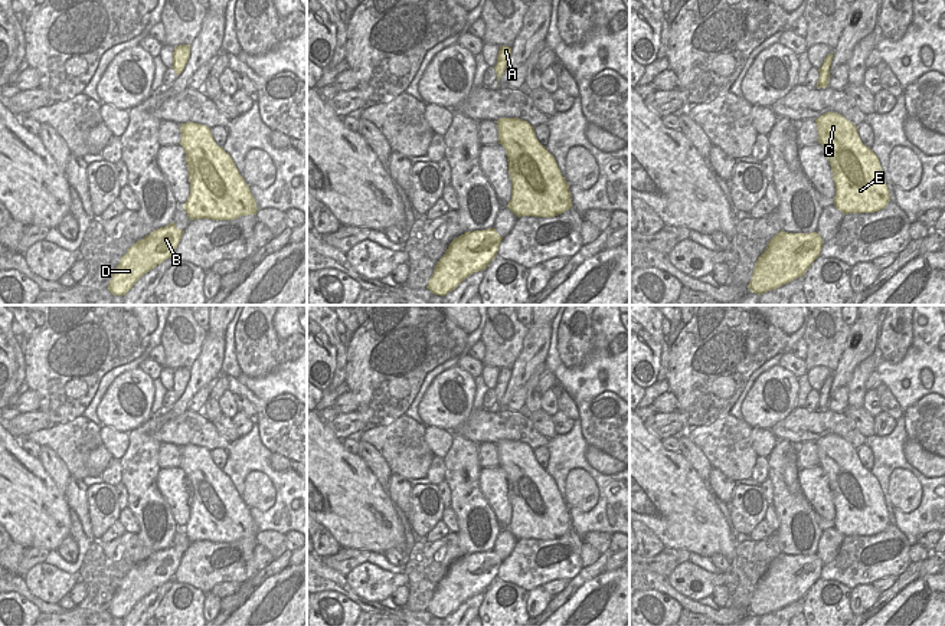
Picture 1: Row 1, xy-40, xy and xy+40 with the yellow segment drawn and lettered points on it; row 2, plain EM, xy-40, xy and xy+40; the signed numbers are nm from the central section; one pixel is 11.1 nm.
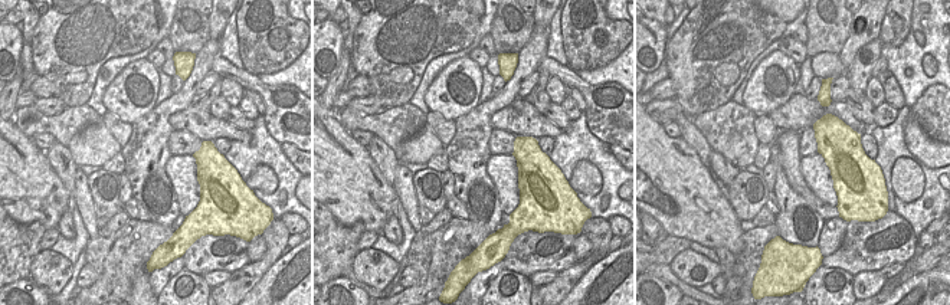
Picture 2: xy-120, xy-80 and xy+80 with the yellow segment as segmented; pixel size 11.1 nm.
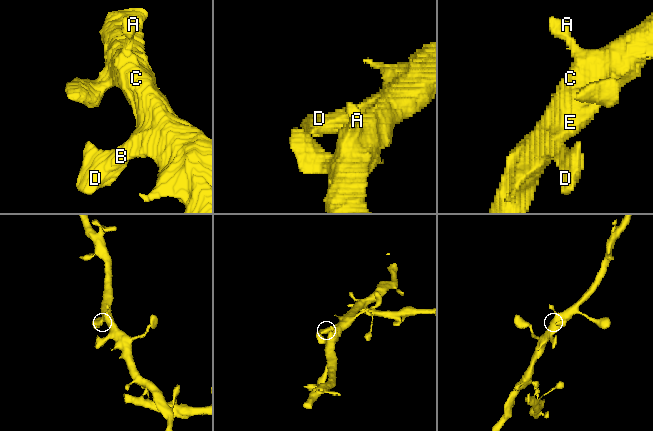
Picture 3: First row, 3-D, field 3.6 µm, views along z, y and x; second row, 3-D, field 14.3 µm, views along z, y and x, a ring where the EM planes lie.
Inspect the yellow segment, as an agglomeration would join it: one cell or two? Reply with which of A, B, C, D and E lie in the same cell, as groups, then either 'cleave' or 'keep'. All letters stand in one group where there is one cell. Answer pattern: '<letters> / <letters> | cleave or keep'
A B C D E | keep

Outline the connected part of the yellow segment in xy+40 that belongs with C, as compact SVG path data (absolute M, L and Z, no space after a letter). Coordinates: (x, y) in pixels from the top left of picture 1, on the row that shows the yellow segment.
M837 112L815 119L836 186L834 206L848 213L874 213L890 201L877 155L866 147L857 127Z

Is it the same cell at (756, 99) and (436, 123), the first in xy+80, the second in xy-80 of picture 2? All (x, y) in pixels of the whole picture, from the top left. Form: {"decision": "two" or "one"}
{"decision": "two"}

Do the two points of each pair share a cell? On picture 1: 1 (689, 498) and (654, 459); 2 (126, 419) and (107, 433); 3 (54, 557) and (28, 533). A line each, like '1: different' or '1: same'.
1: same
2: different
3: different

